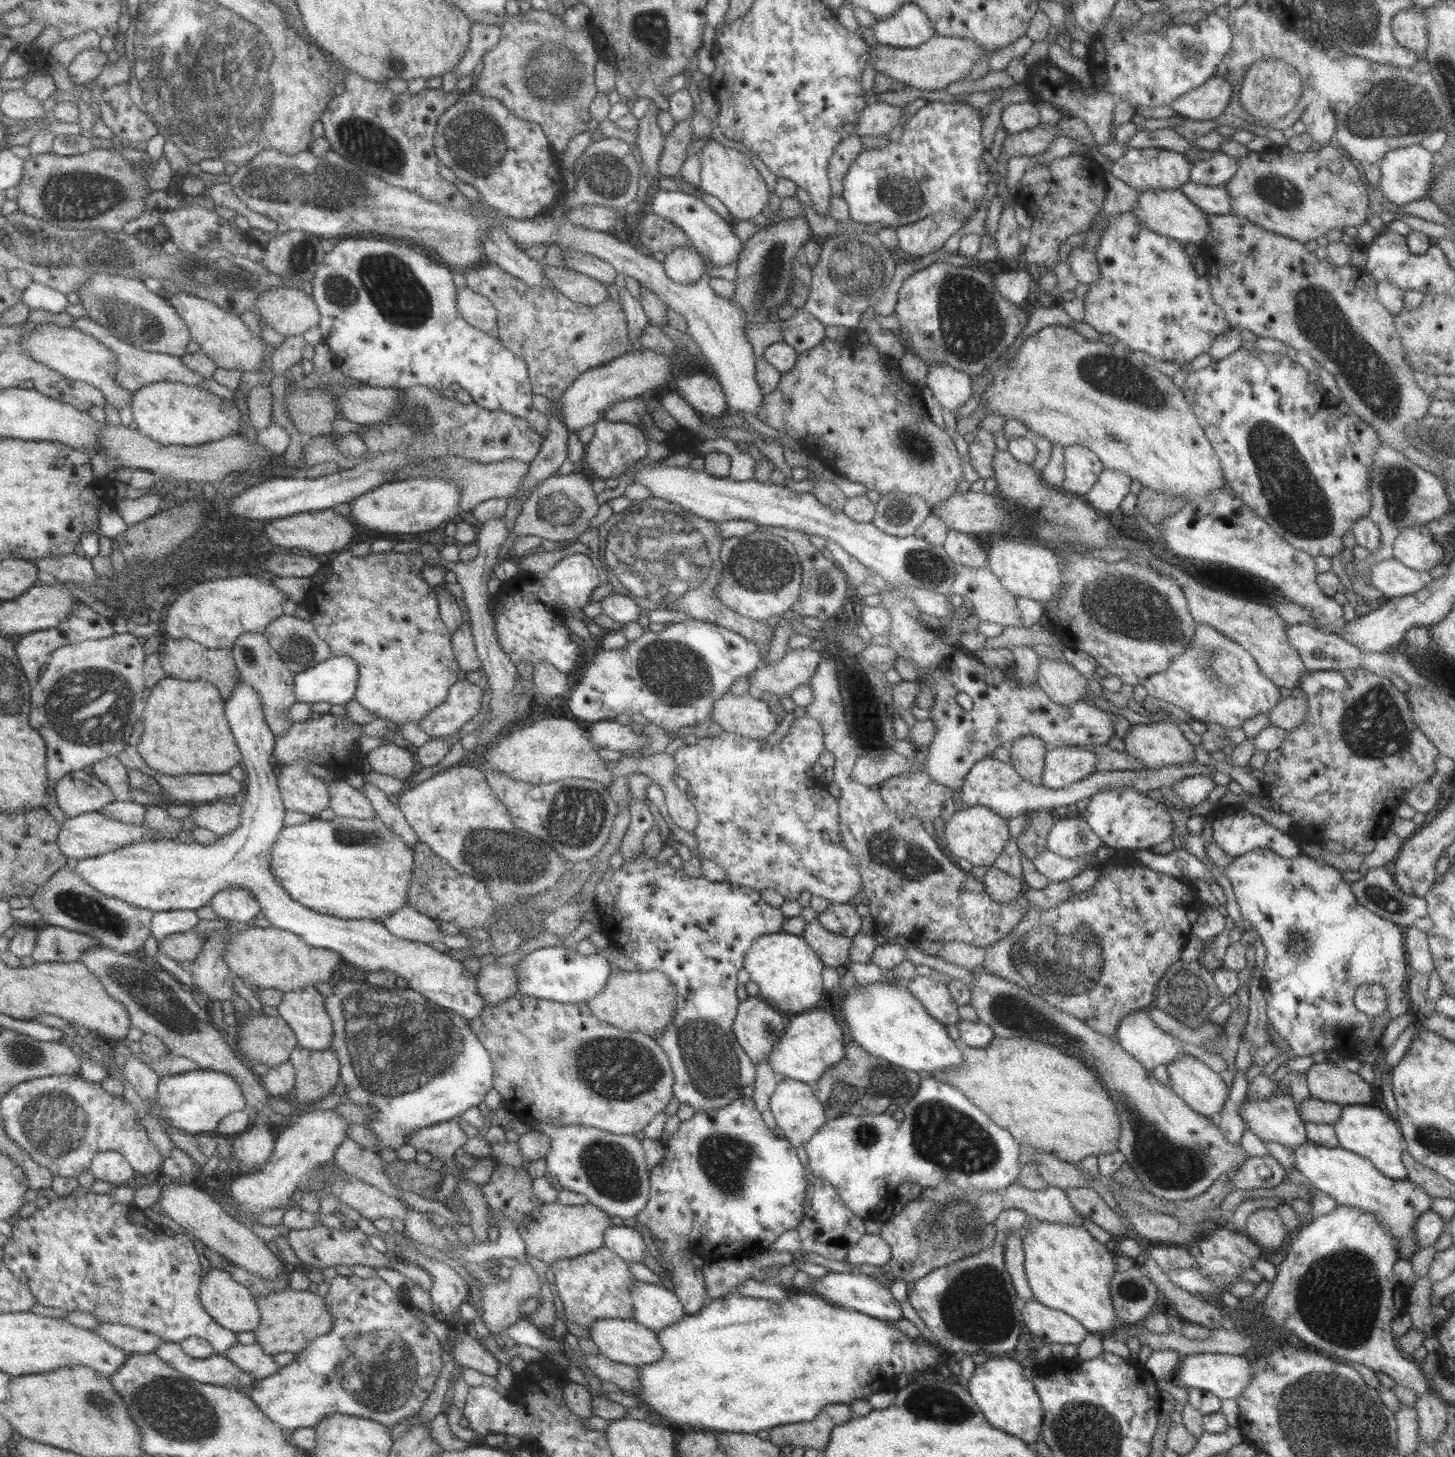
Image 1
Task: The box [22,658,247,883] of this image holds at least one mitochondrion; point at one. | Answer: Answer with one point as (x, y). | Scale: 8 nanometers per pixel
(90, 705)

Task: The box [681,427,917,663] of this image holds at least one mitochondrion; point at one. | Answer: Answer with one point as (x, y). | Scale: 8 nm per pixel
(761, 568)

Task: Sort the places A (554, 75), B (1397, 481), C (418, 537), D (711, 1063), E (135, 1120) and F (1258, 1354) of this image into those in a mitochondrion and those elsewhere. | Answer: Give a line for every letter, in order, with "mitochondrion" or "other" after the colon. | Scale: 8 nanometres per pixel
A: mitochondrion
B: mitochondrion
C: other
D: mitochondrion
E: other
F: other

